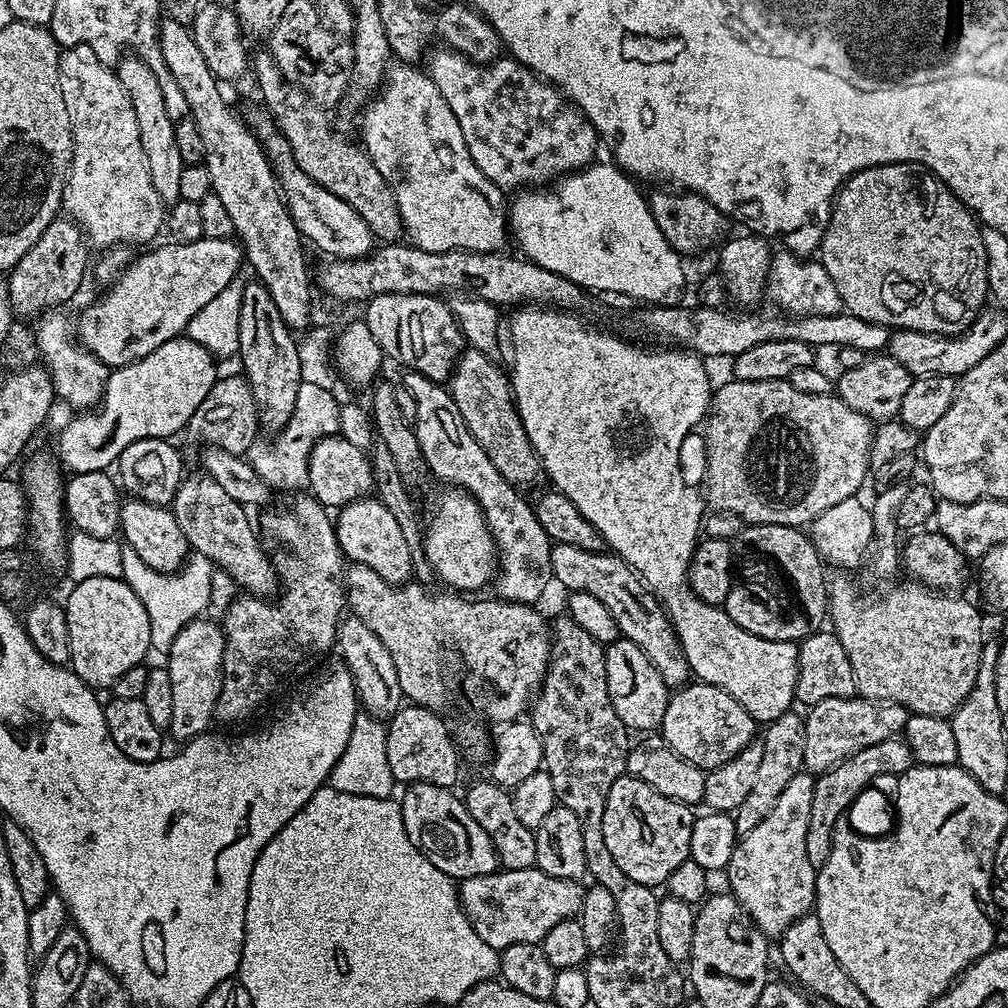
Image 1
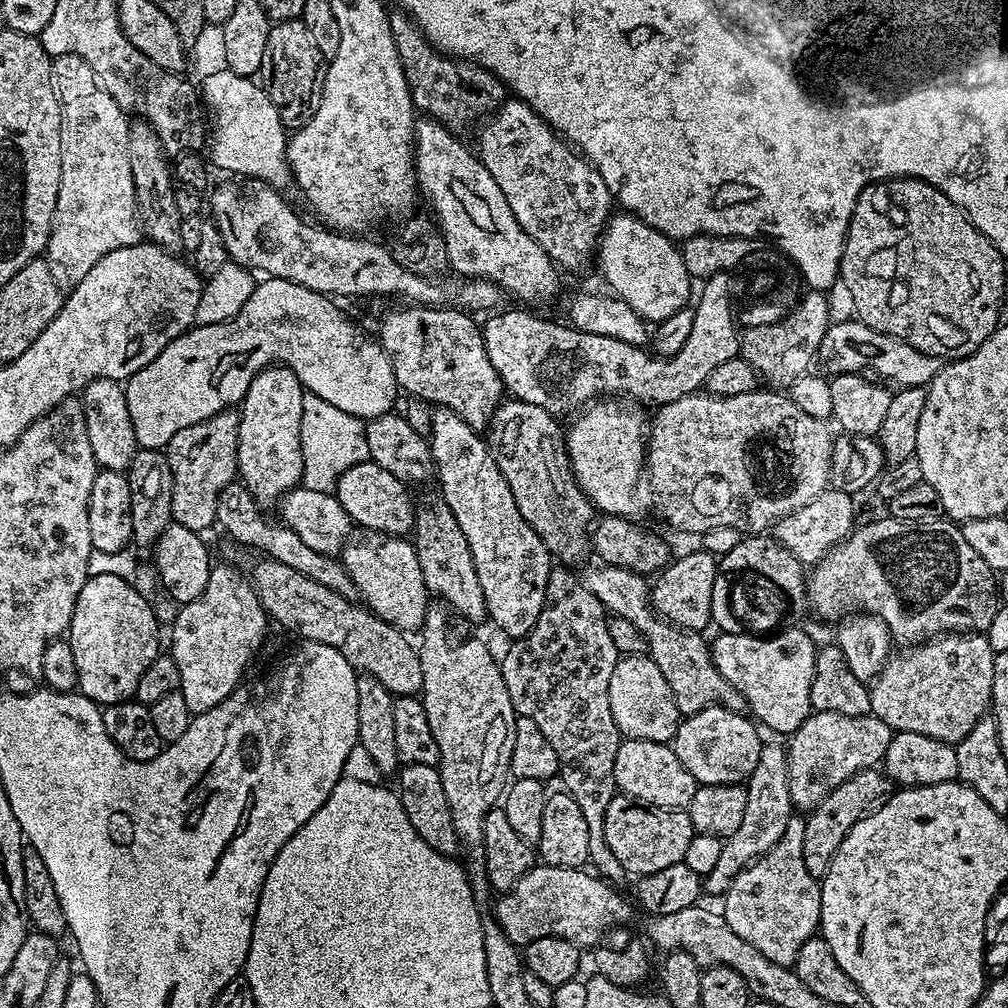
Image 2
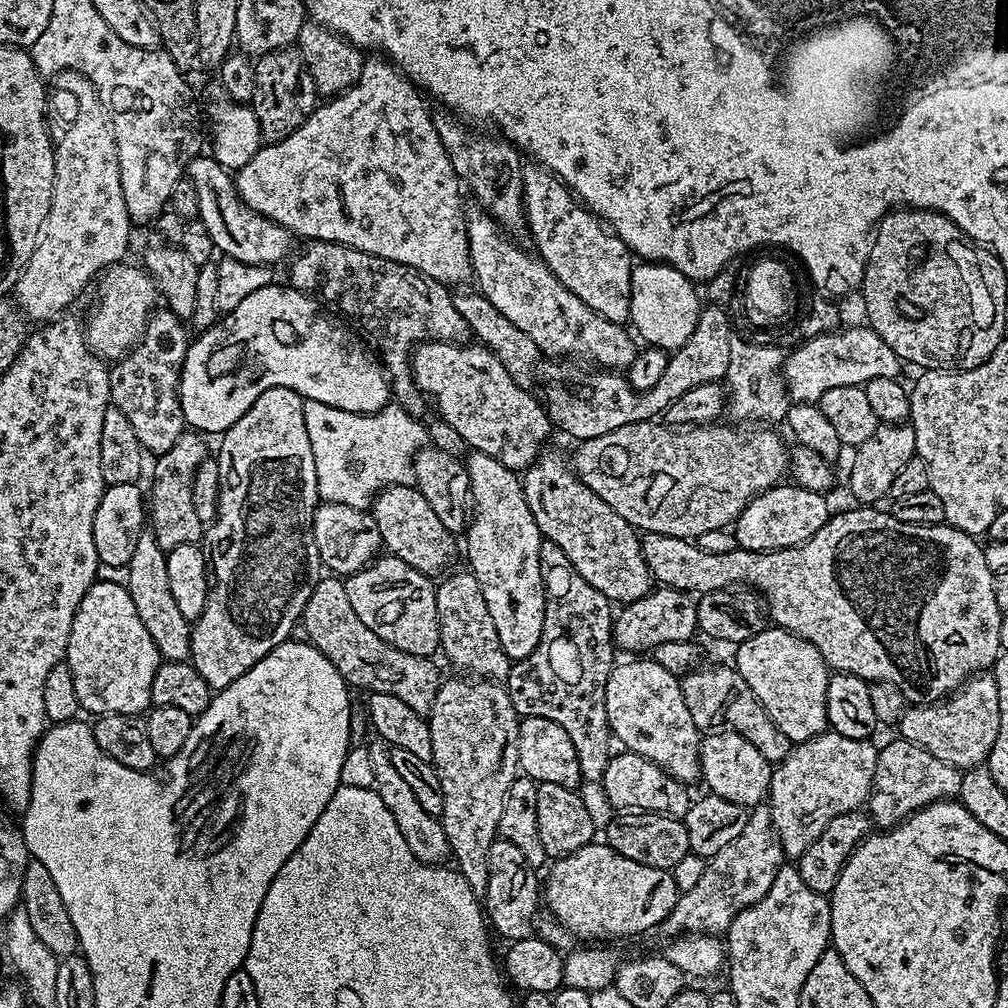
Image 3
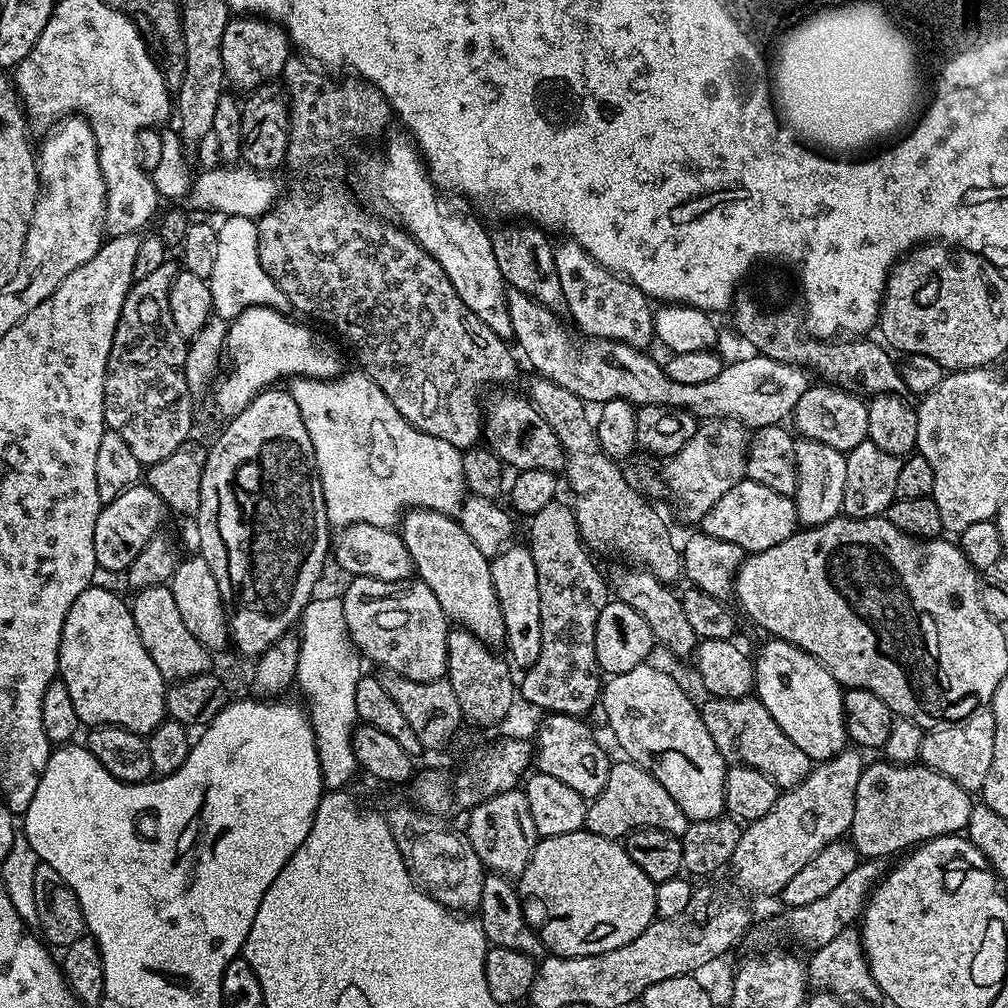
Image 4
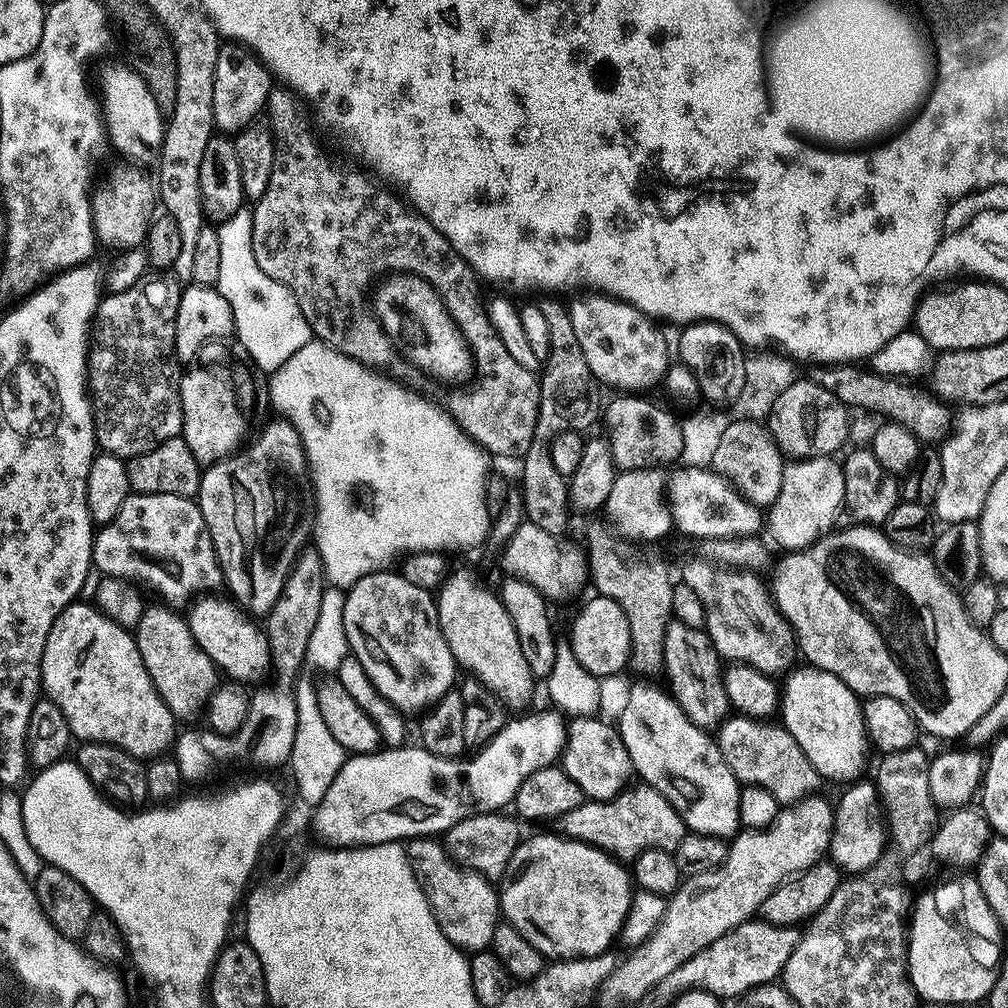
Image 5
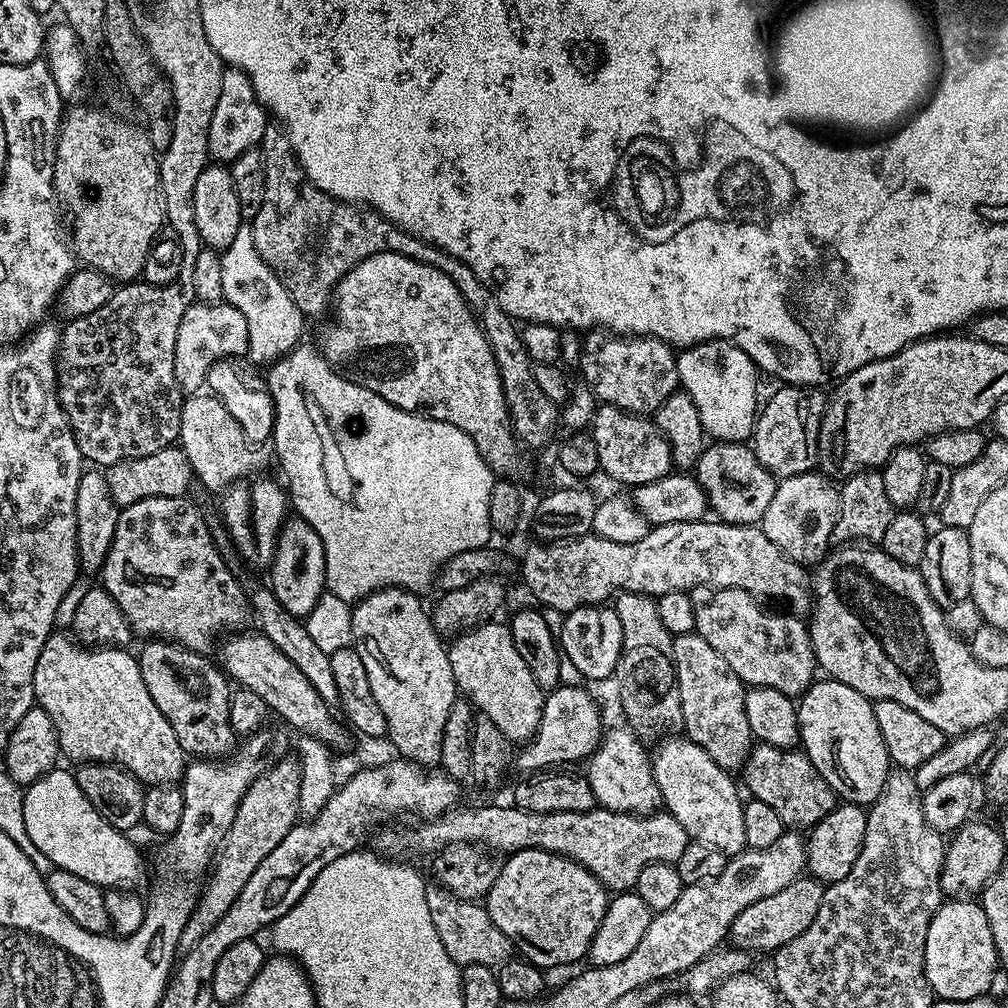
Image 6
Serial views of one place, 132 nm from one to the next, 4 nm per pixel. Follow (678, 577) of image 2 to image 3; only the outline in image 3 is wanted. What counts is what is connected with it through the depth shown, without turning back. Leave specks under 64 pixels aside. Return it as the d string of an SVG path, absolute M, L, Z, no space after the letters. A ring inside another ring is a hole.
M653 587L642 598L631 600L615 613L612 638L617 649L625 648L628 654L648 654L662 642L692 640L697 635L697 597L677 588Z

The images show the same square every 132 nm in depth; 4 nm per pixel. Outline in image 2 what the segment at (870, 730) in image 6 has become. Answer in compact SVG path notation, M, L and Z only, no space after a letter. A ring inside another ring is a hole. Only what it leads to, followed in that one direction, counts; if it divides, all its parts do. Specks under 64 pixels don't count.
M800 626L785 628L775 634L720 632L717 635L717 640L713 639L710 644L712 661L718 670L718 674L722 674L722 678L726 678L726 682L730 682L730 686L734 686L743 694L747 711L765 729L768 727L772 732L794 733L798 730L798 726L802 726L802 722L806 722L806 718L811 716L814 711L810 702L810 686L814 682L814 666L816 665L818 644L815 644L802 629L803 627Z

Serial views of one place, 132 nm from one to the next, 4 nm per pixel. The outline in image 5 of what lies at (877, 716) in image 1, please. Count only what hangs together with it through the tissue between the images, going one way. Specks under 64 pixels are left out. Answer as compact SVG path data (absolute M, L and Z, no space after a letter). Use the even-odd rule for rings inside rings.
M821 794L805 796L794 804L781 807L780 813L774 822L767 828L749 828L741 831L729 843L726 858L714 870L706 870L706 874L689 876L680 887L672 893L668 900L668 909L662 922L654 930L650 939L635 947L628 961L616 968L618 980L622 980L622 990L635 989L637 993L651 993L668 974L677 970L691 956L698 954L704 947L710 946L715 939L721 938L740 924L753 919L759 913L761 906L770 898L774 889L785 880L793 879L797 874L805 872L812 864L817 864L825 853L832 840L832 827L836 822L834 804Z

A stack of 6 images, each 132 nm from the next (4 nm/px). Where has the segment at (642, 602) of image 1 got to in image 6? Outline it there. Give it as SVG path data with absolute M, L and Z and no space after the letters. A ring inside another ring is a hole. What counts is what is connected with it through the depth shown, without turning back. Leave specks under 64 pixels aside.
M757 743L748 754L742 775L752 791L751 795L766 802L766 806L778 810L778 818L782 818L785 826L814 826L838 806L836 793L800 750L775 748L769 744Z

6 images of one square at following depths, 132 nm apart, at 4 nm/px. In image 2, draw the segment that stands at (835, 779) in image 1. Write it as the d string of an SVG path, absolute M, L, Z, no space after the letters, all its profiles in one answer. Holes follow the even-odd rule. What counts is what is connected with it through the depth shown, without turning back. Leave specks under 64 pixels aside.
M879 767L867 768L842 782L842 786L834 786L817 808L811 809L804 820L804 837L802 838L802 858L806 861L806 870L815 880L823 880L830 870L830 862L834 862L834 854L838 854L838 846L842 846L842 838L850 834L850 826L854 826L862 818L866 818L884 803L893 791L894 785Z

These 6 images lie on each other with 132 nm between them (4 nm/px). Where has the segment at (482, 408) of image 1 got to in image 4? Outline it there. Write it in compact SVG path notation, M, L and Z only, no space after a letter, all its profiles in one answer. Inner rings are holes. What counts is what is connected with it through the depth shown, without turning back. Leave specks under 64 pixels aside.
M639 566L625 567L625 572L620 572L616 577L611 577L610 588L614 593L615 599L624 604L628 604L642 618L646 618L646 626L650 626L652 639L657 645L669 648L676 656L693 655L698 643L698 637L694 626L690 626L686 618L686 610L682 610L682 599L679 595L672 593L673 589L669 585L663 584L648 569Z

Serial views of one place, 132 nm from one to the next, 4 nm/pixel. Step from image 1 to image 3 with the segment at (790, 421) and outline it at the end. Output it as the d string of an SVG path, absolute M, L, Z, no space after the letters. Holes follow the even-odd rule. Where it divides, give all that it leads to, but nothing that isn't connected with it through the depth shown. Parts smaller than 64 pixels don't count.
M639 418L633 424L617 423L614 430L610 430L610 434L602 434L598 438L590 438L589 440L581 440L575 445L576 447L576 464L574 460L574 471L578 479L583 484L590 486L590 490L594 490L594 494L598 494L598 498L602 498L602 502L606 502L610 506L610 510L614 510L614 514L622 514L622 518L626 518L626 522L630 522L633 528L641 533L653 532L654 534L670 534L674 538L682 538L683 540L695 541L697 536L707 534L710 530L718 530L719 528L728 528L735 525L736 520L742 514L742 510L746 507L759 492L765 492L767 488L773 488L776 484L781 483L789 475L790 472L790 448L780 441L780 436L776 432L771 432L771 427L756 426L753 432L747 432L747 427L732 426L736 428L727 428L724 422L713 422L710 424L690 424L687 426L673 426L667 422L653 422L648 418Z

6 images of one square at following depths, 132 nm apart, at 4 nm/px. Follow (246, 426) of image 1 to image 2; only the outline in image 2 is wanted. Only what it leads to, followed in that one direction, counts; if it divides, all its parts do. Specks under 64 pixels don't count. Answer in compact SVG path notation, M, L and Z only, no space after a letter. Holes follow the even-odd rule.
M225 410L198 422L194 426L186 426L186 430L178 430L174 438L170 438L166 455L172 471L172 518L186 530L207 533L208 527L216 524L216 506L218 494L237 479L236 451L238 450L238 426L240 413L236 410Z

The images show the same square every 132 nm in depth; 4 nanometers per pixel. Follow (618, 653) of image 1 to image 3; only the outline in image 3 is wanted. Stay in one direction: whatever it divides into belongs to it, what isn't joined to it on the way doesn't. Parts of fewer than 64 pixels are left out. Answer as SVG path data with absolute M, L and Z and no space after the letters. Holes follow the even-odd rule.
M632 658L629 664L617 663L606 682L606 714L611 735L621 740L629 752L652 760L676 780L701 779L700 742L702 734L686 710L680 680L670 670L662 670L651 658Z

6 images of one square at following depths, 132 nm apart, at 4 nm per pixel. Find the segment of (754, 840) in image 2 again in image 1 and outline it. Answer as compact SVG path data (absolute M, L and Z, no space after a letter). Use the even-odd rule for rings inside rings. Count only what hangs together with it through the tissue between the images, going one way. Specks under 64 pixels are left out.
M790 710L782 714L782 718L773 720L763 729L762 763L750 795L742 801L742 806L734 814L737 833L743 834L754 830L770 810L774 810L774 802L778 802L778 794L782 794L790 782L804 768L804 751L806 750L806 726L804 716ZM764 732L764 733L763 733Z

